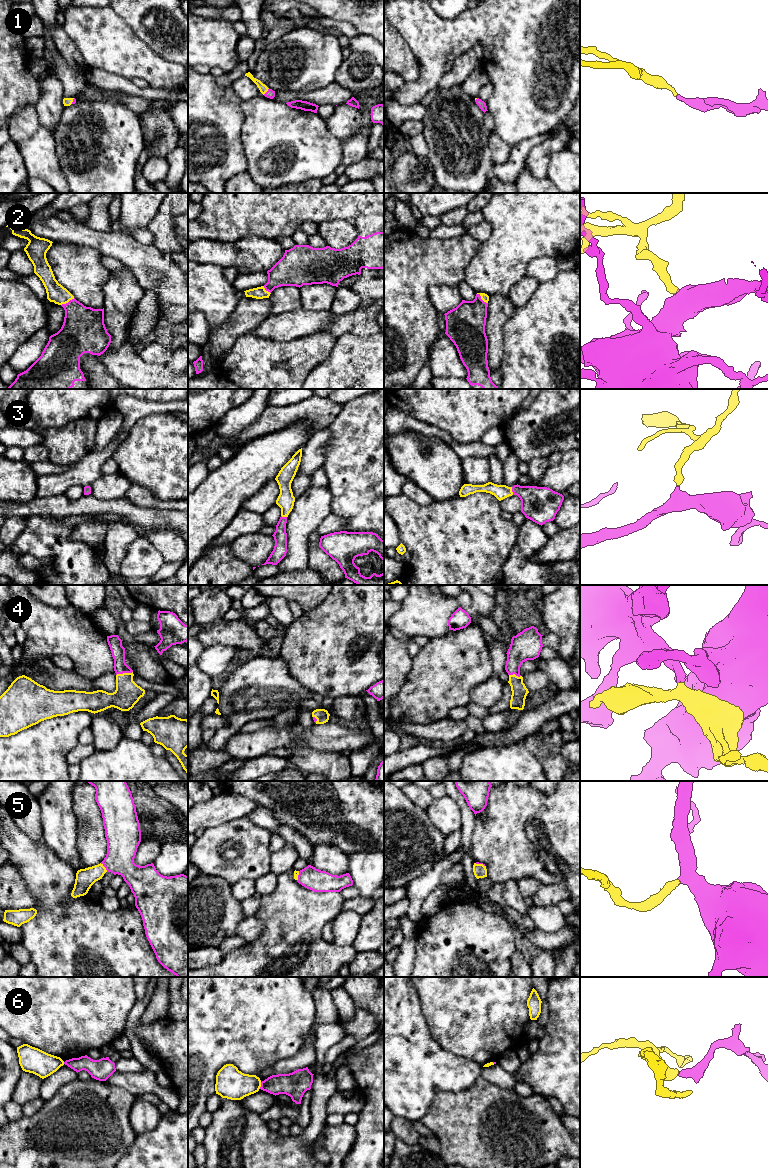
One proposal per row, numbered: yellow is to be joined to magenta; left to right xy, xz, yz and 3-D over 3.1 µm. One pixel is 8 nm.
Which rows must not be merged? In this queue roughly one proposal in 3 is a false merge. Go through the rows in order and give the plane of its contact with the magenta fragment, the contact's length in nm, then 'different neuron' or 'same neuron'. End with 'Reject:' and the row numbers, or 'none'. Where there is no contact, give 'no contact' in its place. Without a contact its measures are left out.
1: contact in xz; length 70 nm; same neuron
2: contact in yz; length 120 nm; same neuron
3: contact in yz; length 70 nm; same neuron
4: contact in xy; length 140 nm; same neuron
5: contact in xy; length 90 nm; same neuron
6: contact in xz; length 60 nm; different neuron
Reject: 6

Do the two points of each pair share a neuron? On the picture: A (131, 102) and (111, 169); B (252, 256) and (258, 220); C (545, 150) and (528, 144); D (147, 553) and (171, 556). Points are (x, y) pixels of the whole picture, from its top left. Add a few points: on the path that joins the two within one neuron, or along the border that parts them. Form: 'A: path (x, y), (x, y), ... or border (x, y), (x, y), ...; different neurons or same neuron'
A: border (118, 92), (118, 98), (138, 114); different neurons
B: border (275, 239), (246, 236), (232, 241); different neurons
C: border (549, 133), (546, 139), (530, 150), (523, 166); different neurons
D: border (145, 538), (161, 554), (165, 562); different neurons

